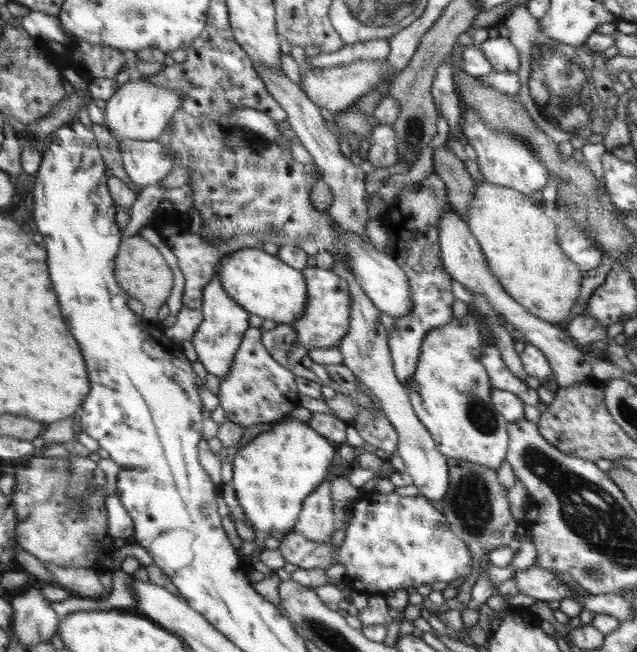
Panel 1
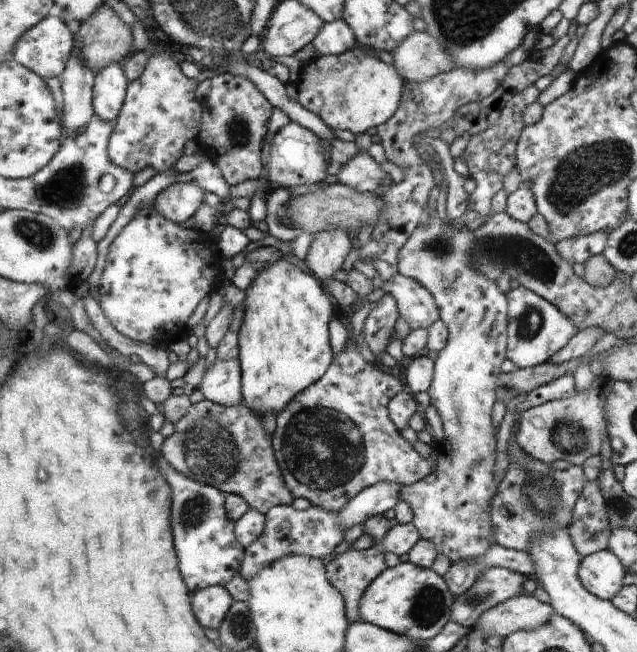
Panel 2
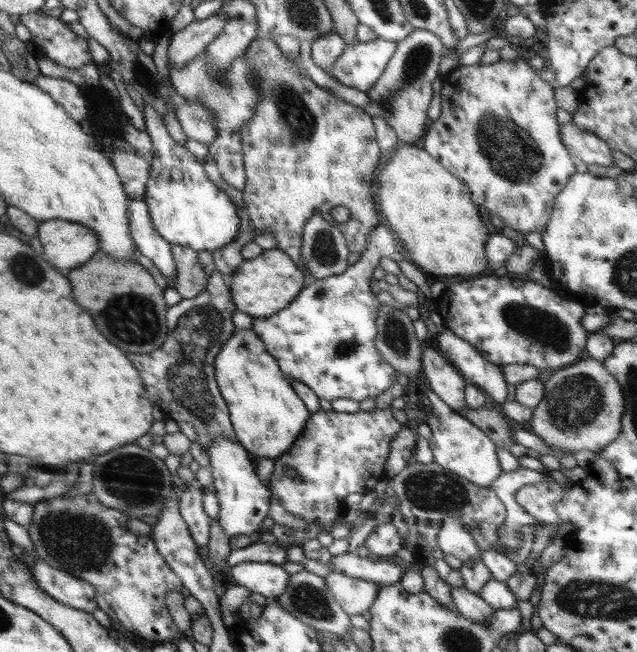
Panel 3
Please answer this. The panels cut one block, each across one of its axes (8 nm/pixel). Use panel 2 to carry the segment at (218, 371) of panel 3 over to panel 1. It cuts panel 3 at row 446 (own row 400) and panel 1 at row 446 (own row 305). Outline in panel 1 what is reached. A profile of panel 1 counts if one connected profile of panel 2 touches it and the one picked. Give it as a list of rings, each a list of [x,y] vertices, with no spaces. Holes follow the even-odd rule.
[[[292,417],[277,421],[270,430],[261,432],[252,442],[241,447],[234,455],[232,486],[238,504],[245,513],[247,524],[262,536],[274,531],[286,534],[294,530],[304,499],[328,478],[328,466],[334,458],[334,452],[334,446],[330,445],[327,438],[312,430],[306,422]]]

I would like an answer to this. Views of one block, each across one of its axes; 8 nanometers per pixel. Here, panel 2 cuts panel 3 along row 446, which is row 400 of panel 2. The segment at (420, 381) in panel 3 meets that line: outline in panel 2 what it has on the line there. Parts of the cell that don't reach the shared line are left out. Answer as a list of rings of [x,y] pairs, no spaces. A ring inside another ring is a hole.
[[[431,210],[430,221],[424,226],[417,225],[414,232],[410,235],[410,238],[404,243],[404,246],[400,248],[397,254],[397,272],[401,275],[413,278],[418,282],[422,283],[434,297],[436,306],[439,310],[440,320],[447,326],[449,335],[447,338],[446,346],[438,353],[438,358],[434,361],[434,372],[430,388],[427,390],[430,395],[431,405],[436,408],[438,416],[442,420],[442,426],[444,431],[444,438],[440,444],[437,444],[437,459],[435,462],[435,471],[430,473],[427,477],[421,481],[415,482],[413,485],[402,485],[400,489],[401,496],[399,500],[405,500],[412,509],[414,526],[418,529],[422,539],[433,542],[436,550],[440,554],[445,554],[446,558],[453,565],[458,561],[472,560],[481,557],[486,554],[486,551],[494,544],[495,536],[493,535],[493,526],[491,525],[491,500],[494,494],[496,494],[499,477],[494,474],[494,464],[496,464],[496,440],[497,440],[497,426],[494,424],[492,418],[492,411],[494,403],[497,401],[495,388],[497,385],[497,378],[500,376],[502,371],[500,365],[507,358],[507,296],[498,289],[496,281],[492,281],[480,273],[472,270],[469,265],[469,254],[471,251],[471,240],[473,238],[470,230],[454,230],[448,223],[450,220],[446,218],[441,220],[437,214]]]

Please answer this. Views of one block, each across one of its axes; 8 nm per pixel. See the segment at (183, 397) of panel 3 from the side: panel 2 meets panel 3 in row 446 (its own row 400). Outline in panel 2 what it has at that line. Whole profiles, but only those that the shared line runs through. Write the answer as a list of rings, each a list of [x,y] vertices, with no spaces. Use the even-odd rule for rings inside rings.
[[[204,399],[191,404],[187,413],[173,425],[174,434],[165,438],[164,445],[158,451],[167,460],[167,466],[174,467],[178,472],[198,482],[214,486],[225,494],[242,496],[250,509],[256,509],[263,515],[276,505],[292,505],[295,498],[283,483],[271,448],[272,437],[264,430],[260,414],[252,412],[242,403],[225,407]]]

